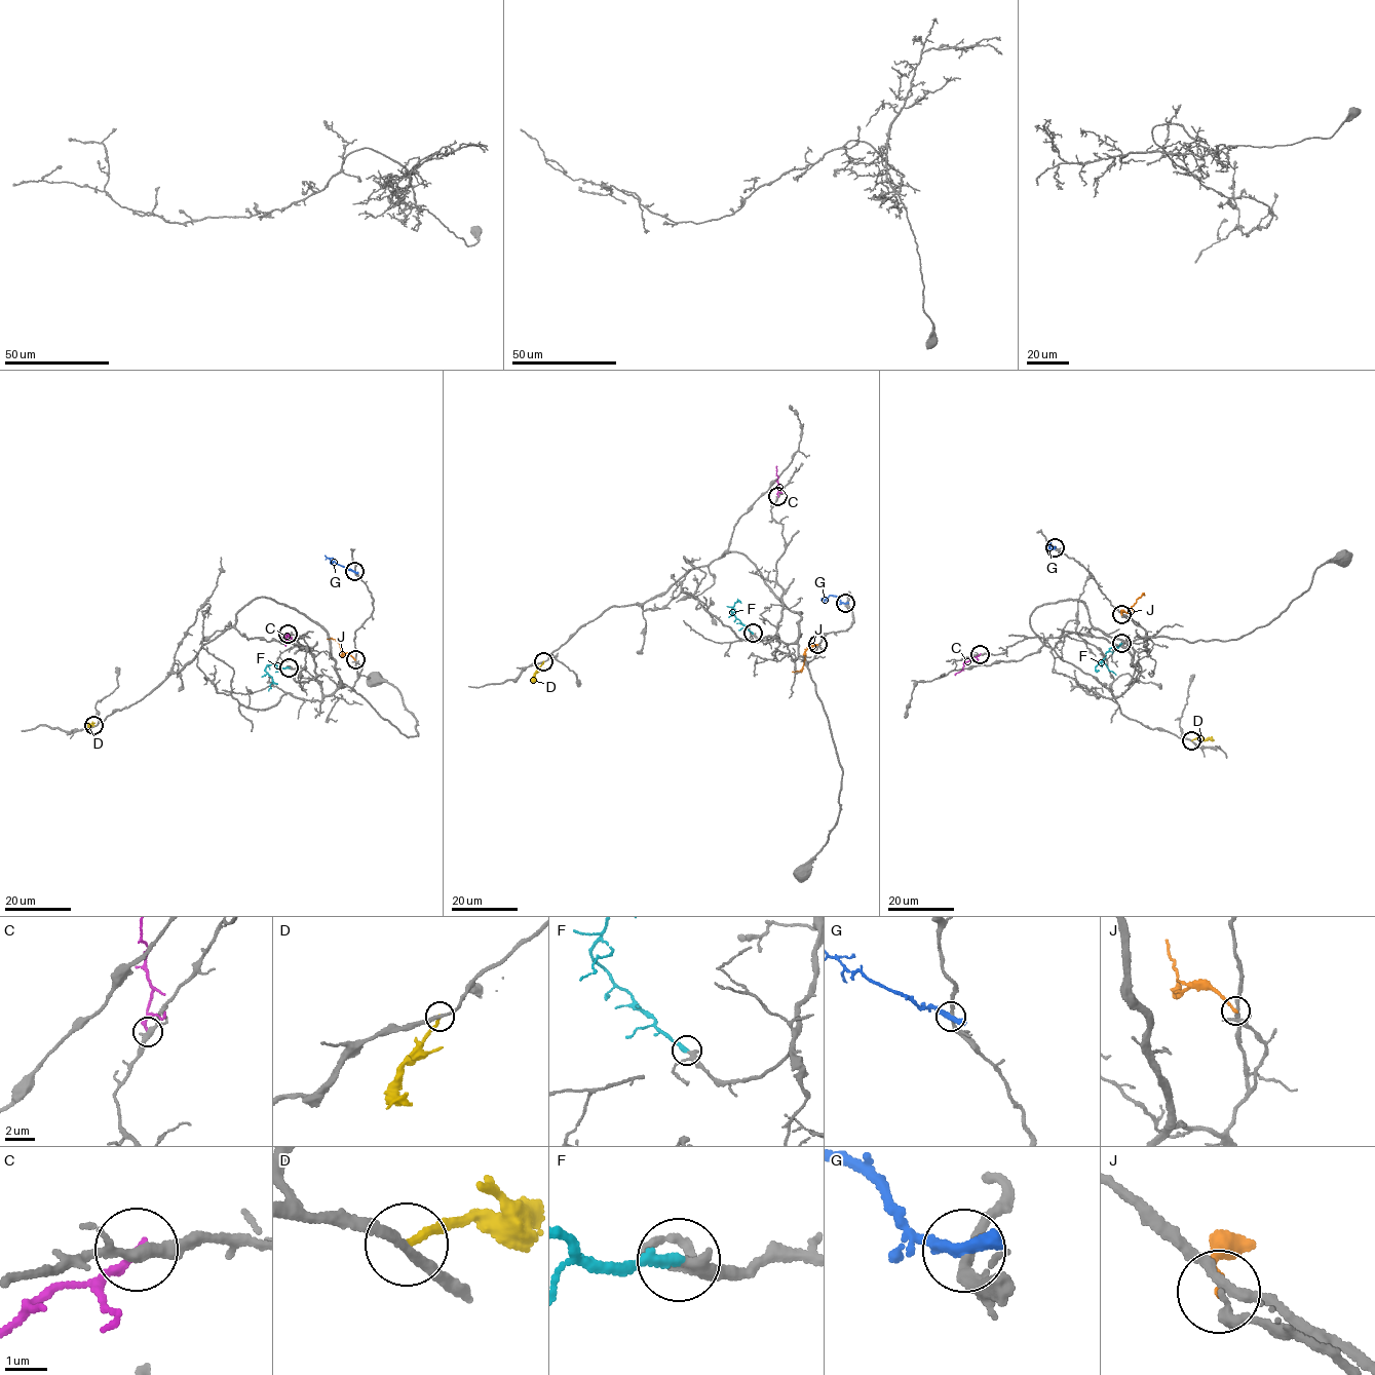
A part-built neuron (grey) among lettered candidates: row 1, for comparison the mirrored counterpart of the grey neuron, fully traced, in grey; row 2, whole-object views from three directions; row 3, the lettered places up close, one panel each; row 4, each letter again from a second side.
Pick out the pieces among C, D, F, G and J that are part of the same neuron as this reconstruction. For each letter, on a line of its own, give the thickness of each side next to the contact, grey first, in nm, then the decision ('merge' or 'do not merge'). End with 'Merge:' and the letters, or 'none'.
C: calibres 260 and 200 nm; do not merge
D: calibres 240 and 200 nm; do not merge
F: calibres 260 and 280 nm; merge
G: calibres 200 and 440 nm; do not merge
J: calibres 200 and 180 nm; do not merge
Merge: F

